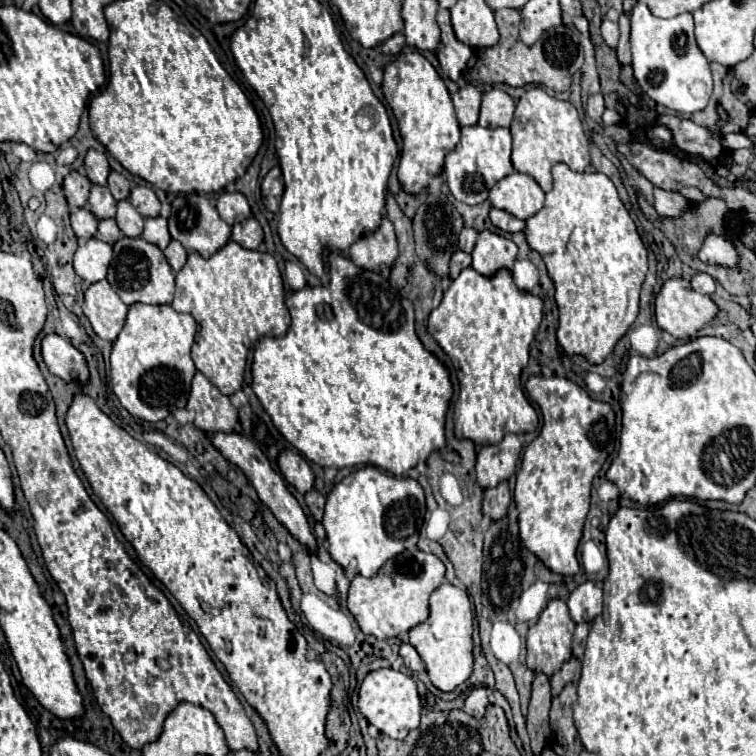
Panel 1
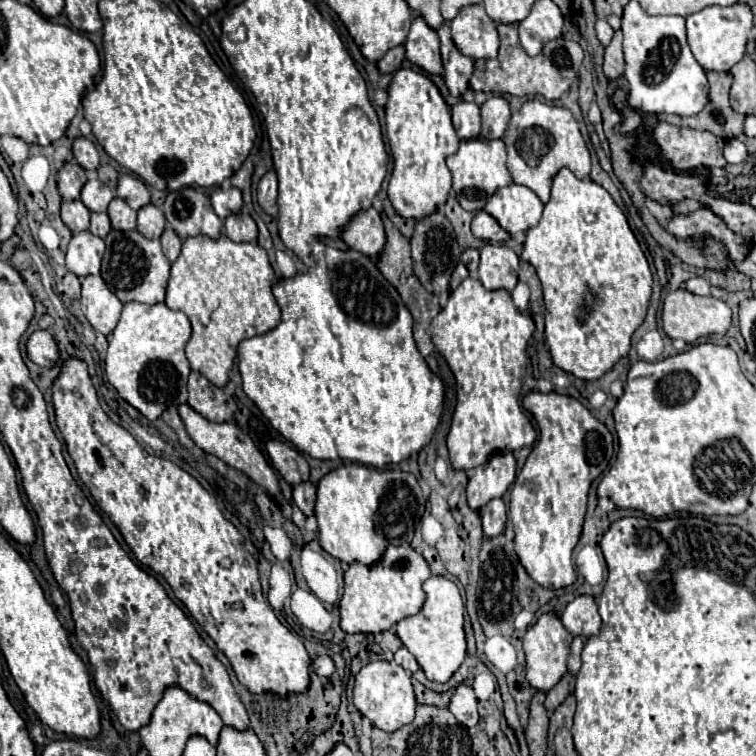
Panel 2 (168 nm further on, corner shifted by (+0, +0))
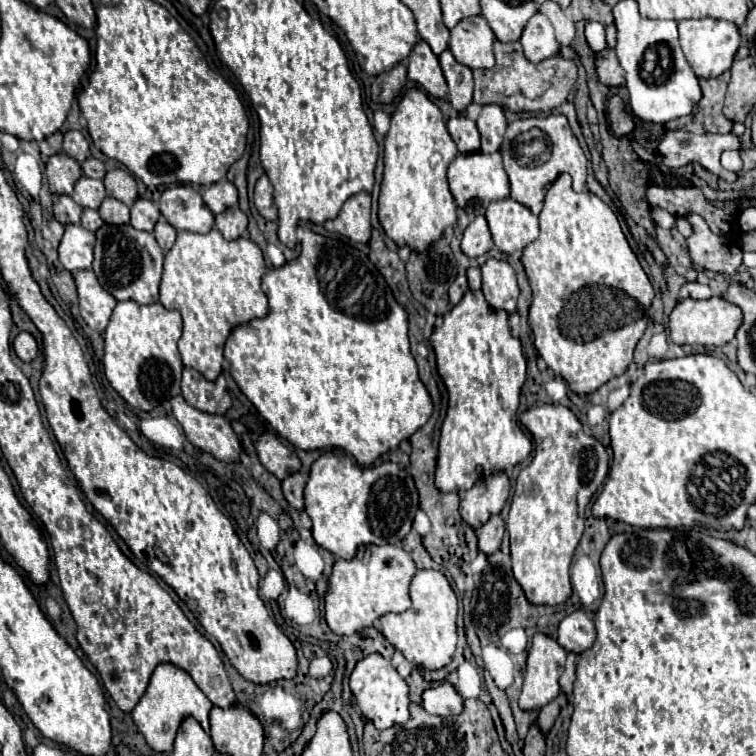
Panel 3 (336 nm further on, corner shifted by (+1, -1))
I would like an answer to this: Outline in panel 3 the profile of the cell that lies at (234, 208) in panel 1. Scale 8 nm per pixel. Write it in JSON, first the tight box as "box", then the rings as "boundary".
{"box":[203,178,237,214],"boundary":[[[223,178],[221,182],[215,182],[205,188],[203,202],[209,206],[209,210],[213,214],[219,214],[219,212],[237,204],[237,188],[233,182]]]}

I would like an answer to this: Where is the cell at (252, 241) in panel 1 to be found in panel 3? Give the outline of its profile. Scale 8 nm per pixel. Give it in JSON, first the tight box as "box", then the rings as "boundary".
{"box":[215,206,247,240],"boundary":[[[231,206],[215,216],[215,226],[227,240],[233,240],[247,232],[247,216],[237,206]]]}

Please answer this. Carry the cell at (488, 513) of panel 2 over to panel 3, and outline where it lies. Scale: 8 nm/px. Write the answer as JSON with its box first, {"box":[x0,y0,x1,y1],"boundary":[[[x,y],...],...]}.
{"box":[475,514,505,556],"boundary":[[[499,514],[493,516],[493,518],[489,518],[489,522],[485,526],[481,526],[481,528],[475,530],[477,540],[479,540],[479,550],[483,554],[487,554],[487,556],[493,554],[495,550],[499,550],[501,538],[503,538],[503,530],[505,530],[505,524],[503,524],[503,520],[501,520]]]}

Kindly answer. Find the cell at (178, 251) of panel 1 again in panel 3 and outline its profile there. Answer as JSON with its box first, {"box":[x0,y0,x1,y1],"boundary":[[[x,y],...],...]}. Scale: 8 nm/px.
{"box":[153,216,175,250],"boundary":[[[161,216],[153,228],[153,236],[157,238],[157,244],[163,248],[163,250],[169,250],[175,242],[175,228],[169,226],[169,222]]]}

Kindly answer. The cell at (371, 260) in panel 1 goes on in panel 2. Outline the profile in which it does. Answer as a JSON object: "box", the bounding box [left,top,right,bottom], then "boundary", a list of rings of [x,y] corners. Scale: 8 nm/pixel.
{"box":[340,207,386,257],"boundary":[[[370,207],[366,211],[360,211],[350,223],[348,227],[342,231],[340,235],[344,239],[344,243],[354,249],[360,251],[366,257],[380,257],[386,245],[386,231],[384,231],[384,223],[380,213]]]}

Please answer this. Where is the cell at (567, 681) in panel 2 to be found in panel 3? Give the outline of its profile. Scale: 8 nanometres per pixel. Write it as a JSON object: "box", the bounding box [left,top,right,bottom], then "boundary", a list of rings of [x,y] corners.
{"box":[537,692,567,734],"boundary":[[[561,692],[553,702],[549,702],[547,706],[541,708],[539,718],[537,718],[537,726],[539,726],[539,730],[541,730],[543,734],[547,734],[547,732],[551,730],[551,726],[555,724],[557,716],[559,716],[559,712],[561,712],[561,708],[563,708],[565,704],[567,704],[567,696]]]}

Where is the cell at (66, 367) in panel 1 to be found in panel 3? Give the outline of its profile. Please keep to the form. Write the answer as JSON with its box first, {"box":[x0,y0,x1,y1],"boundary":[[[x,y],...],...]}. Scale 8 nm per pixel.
{"box":[13,332,39,362],"boundary":[[[19,332],[19,334],[15,336],[15,340],[13,340],[13,350],[15,350],[15,354],[17,354],[23,362],[31,362],[31,360],[37,356],[37,352],[39,352],[37,342],[35,342],[35,338],[33,338],[29,332]]]}

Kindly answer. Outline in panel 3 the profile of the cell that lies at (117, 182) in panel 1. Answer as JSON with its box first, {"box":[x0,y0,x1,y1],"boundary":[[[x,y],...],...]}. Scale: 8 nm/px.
{"box":[81,156,105,180],"boundary":[[[93,156],[87,158],[87,160],[81,164],[81,170],[83,170],[83,174],[89,176],[89,178],[103,180],[103,176],[105,176],[105,164],[103,164],[101,160],[93,158]]]}

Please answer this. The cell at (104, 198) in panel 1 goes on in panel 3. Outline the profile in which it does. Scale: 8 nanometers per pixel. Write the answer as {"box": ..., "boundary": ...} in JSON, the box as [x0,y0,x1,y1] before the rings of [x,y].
{"box":[71,176,107,208],"boundary":[[[81,176],[77,182],[75,182],[75,188],[73,188],[73,194],[71,198],[83,206],[83,208],[99,208],[103,198],[107,196],[105,192],[105,186],[101,180],[95,180],[95,178],[87,178],[87,176]]]}

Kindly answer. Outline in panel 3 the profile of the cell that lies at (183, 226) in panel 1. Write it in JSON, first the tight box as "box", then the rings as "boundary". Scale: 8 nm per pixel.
{"box":[159,184,213,234],"boundary":[[[189,184],[165,188],[159,198],[159,210],[175,230],[205,234],[213,228],[213,214]]]}

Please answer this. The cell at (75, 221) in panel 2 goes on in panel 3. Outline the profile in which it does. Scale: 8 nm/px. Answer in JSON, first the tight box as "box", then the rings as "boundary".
{"box":[53,194,83,224],"boundary":[[[67,194],[53,198],[53,216],[61,224],[79,224],[81,210],[83,208],[77,202],[73,202]]]}

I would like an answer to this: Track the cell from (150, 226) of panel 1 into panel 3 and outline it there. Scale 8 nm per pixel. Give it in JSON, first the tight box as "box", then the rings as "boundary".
{"box":[131,198,161,232],"boundary":[[[137,198],[131,206],[131,226],[137,228],[137,230],[145,230],[145,232],[151,232],[157,218],[161,216],[161,212],[157,210],[157,206],[151,202],[151,200],[145,200],[145,198]]]}

